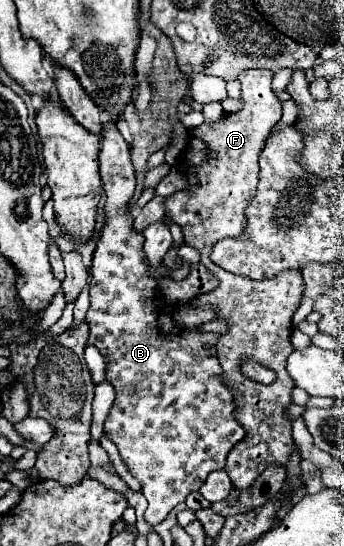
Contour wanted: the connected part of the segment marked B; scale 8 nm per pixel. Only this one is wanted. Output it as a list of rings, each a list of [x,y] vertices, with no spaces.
[[[110,119],[102,125],[100,139],[102,147],[98,153],[98,161],[102,187],[106,193],[106,225],[100,233],[90,267],[90,309],[86,313],[86,321],[90,325],[88,343],[96,345],[100,353],[108,357],[106,377],[116,389],[116,401],[104,423],[104,431],[116,443],[128,471],[142,483],[142,493],[148,501],[144,521],[154,529],[168,517],[168,513],[178,503],[186,499],[188,493],[198,491],[204,485],[208,473],[224,469],[230,449],[246,435],[246,431],[234,419],[232,393],[220,381],[222,369],[218,367],[218,359],[214,355],[214,341],[218,339],[218,335],[180,329],[174,325],[172,315],[168,315],[172,311],[166,309],[166,303],[158,289],[158,277],[168,271],[158,267],[154,279],[146,279],[142,233],[136,233],[132,229],[132,219],[126,209],[136,185],[134,167],[130,163],[130,147],[116,129],[116,123]]]

